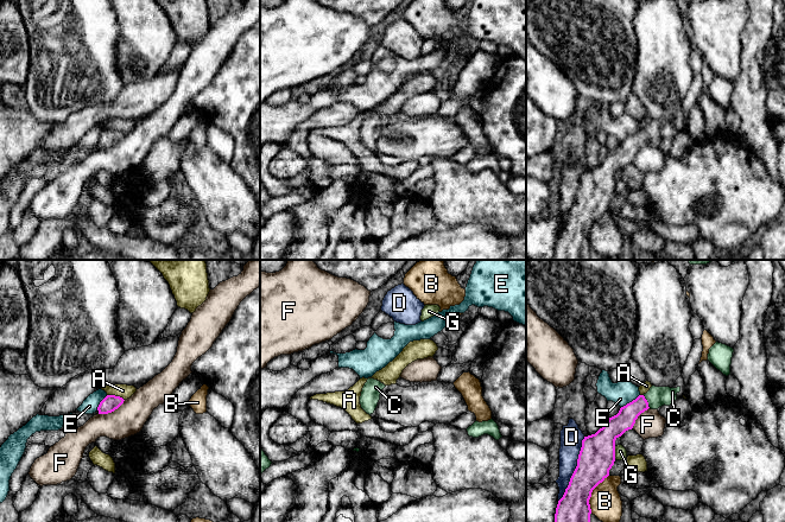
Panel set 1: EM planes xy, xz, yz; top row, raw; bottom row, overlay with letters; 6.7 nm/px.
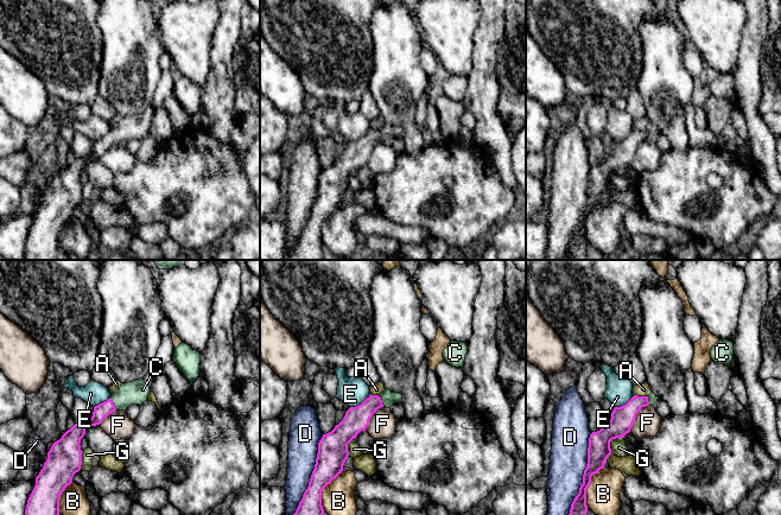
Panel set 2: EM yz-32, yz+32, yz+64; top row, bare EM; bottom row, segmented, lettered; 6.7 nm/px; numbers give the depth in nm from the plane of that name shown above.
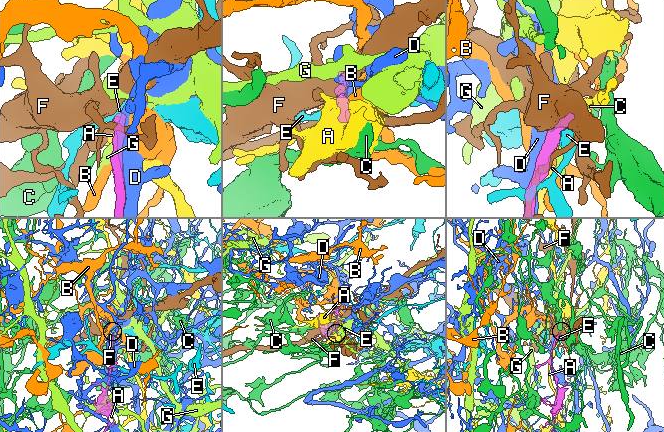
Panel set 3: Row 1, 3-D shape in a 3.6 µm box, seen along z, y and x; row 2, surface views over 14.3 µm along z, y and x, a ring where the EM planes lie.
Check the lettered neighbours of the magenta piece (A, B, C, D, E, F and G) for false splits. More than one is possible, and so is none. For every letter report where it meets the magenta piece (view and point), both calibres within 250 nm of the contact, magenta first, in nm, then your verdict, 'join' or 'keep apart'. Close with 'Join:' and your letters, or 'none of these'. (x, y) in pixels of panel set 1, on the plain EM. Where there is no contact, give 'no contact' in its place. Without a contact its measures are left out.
A: contact xy (114, 129); calibres 110 and 90 nm; keep apart
B: contact yz (590, 228); calibres 240 and 220 nm; keep apart
C: contact yz (646, 135); calibres 140 and 140 nm; join
D: contact yz (575, 203); calibres 240 and 150 nm; keep apart
E: contact yz (630, 137); calibres 140 and 160 nm; keep apart
F: contact xy (112, 145); calibres 110 and 220 nm; keep apart
G: contact yz (614, 186); calibres 240 and 80 nm; keep apart
Join: C

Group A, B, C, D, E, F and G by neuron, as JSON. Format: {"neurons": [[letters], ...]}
{"neurons": [["A"], ["B"], ["C"], ["D"], ["E"], ["F"], ["G"]]}

